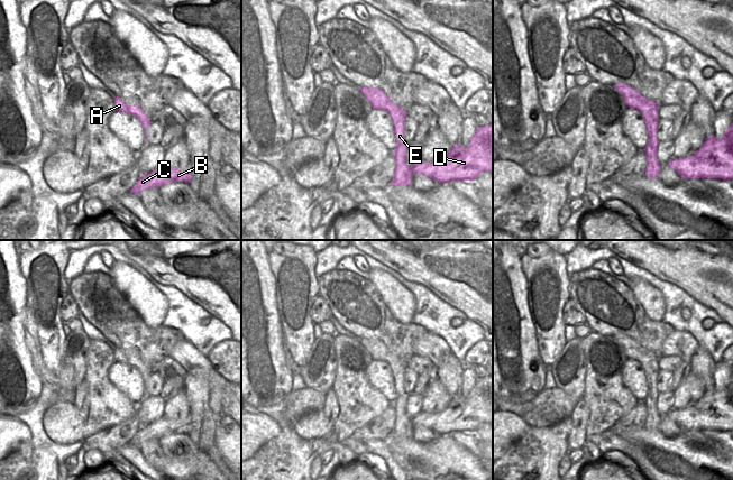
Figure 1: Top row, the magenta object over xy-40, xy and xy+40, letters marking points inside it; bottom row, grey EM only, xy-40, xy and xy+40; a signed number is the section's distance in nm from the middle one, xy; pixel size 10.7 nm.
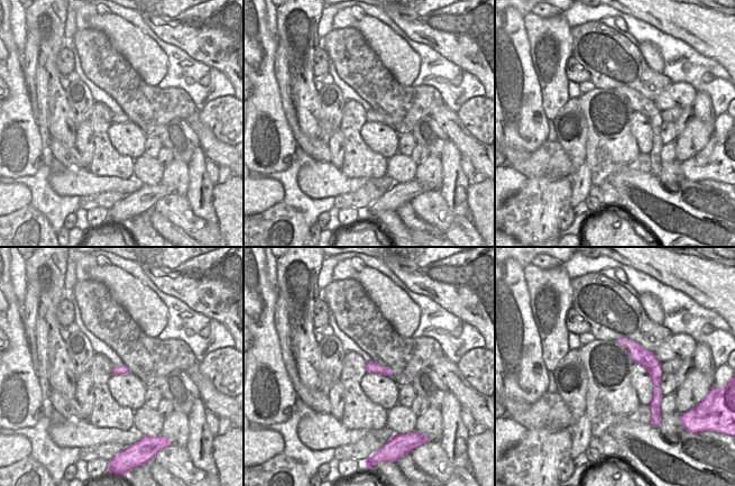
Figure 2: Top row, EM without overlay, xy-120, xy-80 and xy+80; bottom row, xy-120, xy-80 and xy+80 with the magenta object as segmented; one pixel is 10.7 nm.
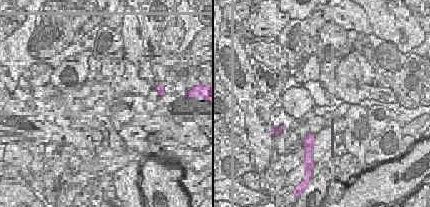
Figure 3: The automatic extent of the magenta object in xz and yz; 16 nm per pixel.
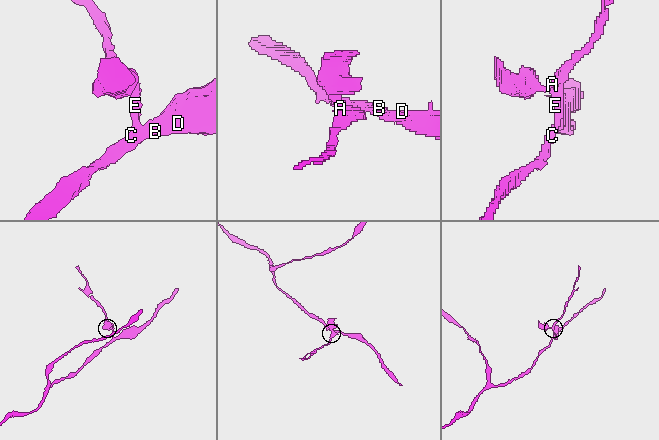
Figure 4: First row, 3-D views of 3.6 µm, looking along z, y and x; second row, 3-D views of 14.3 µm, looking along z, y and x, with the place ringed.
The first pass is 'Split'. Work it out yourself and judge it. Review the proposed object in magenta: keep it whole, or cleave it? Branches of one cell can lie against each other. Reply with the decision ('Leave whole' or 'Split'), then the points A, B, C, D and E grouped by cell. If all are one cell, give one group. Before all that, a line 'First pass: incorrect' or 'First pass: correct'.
First pass: correct
Split. Groups: A E / B C D

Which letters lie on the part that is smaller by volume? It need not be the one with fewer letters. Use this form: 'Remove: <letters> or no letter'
Remove: A, E

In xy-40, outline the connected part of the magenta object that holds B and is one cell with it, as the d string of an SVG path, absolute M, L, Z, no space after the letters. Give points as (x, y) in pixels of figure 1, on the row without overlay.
M162 417L161 419L144 425L139 428L138 433L130 441L131 444L138 446L140 443L149 439L161 439L173 433L190 434L192 431L191 418L187 421L175 421Z

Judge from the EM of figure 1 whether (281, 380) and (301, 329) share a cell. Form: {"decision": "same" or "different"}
{"decision": "different"}

